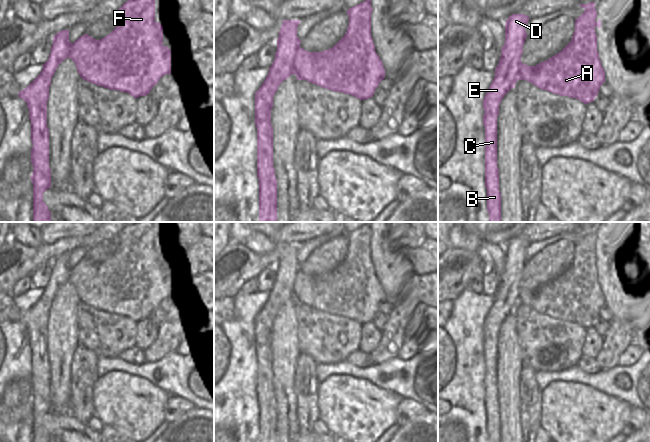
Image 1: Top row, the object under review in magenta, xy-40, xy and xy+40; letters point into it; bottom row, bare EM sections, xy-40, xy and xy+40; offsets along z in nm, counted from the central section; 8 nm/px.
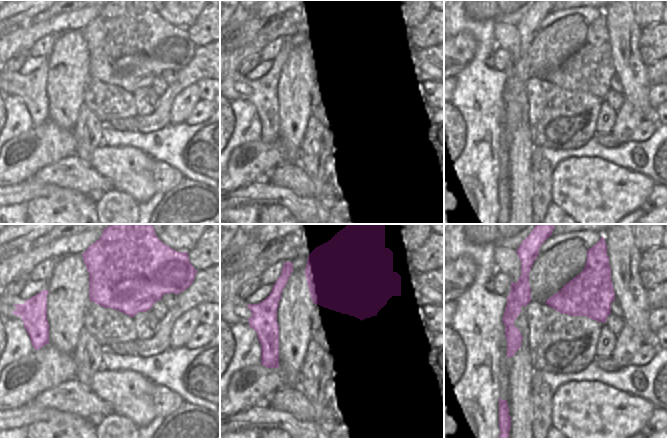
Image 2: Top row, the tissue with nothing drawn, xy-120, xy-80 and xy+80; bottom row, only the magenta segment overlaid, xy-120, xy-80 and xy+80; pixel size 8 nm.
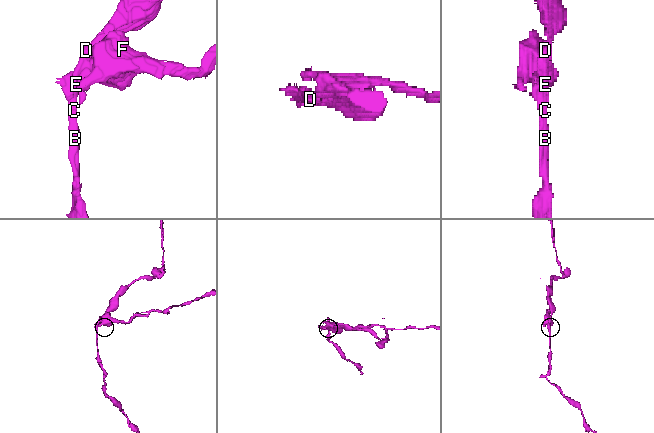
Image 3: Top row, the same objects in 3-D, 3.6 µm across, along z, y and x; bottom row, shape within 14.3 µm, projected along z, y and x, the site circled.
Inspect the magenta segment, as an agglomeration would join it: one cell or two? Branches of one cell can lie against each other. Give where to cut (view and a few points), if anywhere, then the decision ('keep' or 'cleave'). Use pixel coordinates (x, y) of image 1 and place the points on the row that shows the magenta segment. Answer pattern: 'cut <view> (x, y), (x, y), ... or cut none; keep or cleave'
cut xy (299, 46), (295, 57), (294, 73); cleave

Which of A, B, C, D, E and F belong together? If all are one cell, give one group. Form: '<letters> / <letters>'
A F / B C D E

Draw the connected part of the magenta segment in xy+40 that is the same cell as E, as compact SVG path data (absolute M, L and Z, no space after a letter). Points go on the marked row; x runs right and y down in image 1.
M512 14L505 23L505 43L495 69L495 77L483 99L485 127L485 187L489 222L501 222L501 193L497 167L497 117L503 97L521 77L521 55L528 36L525 27L529 17Z

